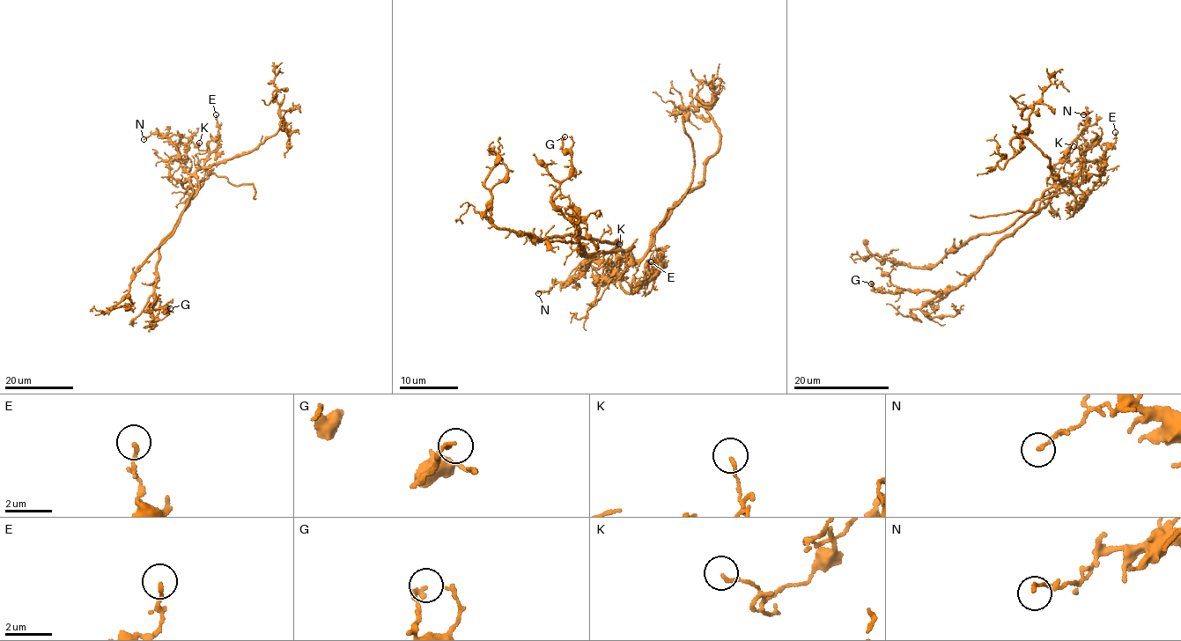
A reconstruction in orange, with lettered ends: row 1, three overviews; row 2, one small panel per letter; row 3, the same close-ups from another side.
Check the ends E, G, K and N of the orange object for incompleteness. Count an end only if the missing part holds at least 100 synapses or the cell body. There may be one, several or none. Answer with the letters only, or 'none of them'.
none of them

